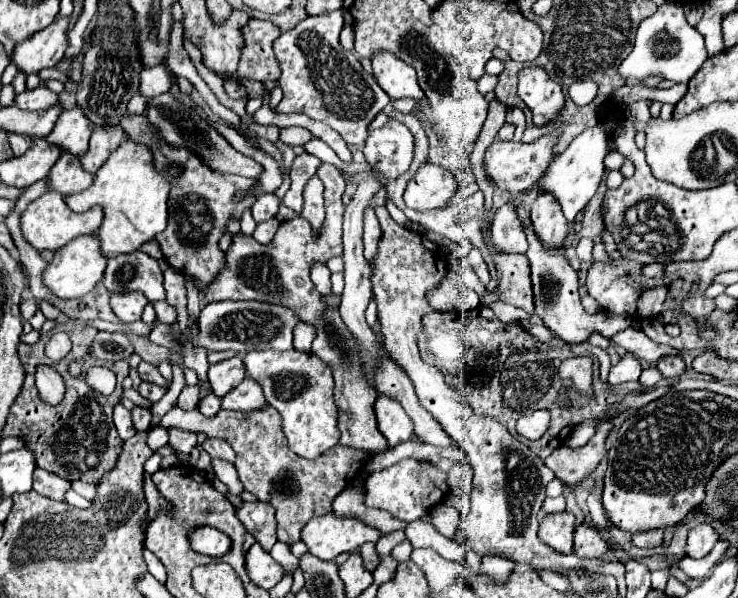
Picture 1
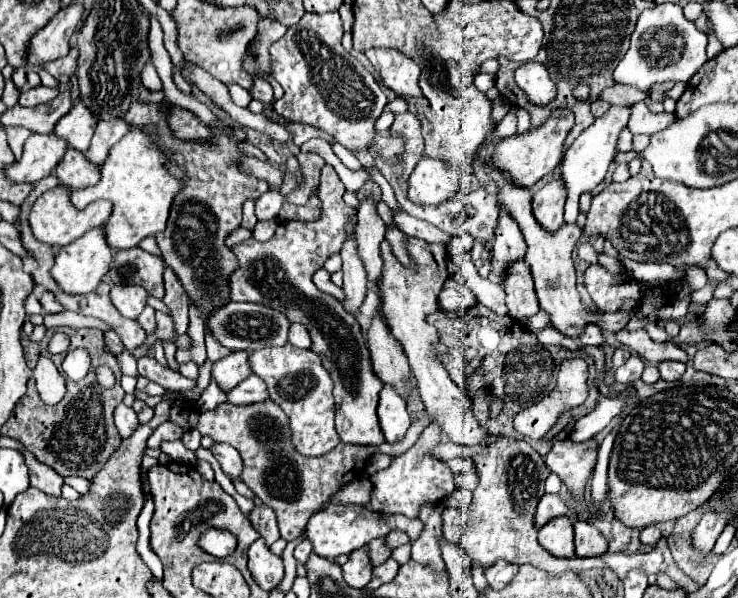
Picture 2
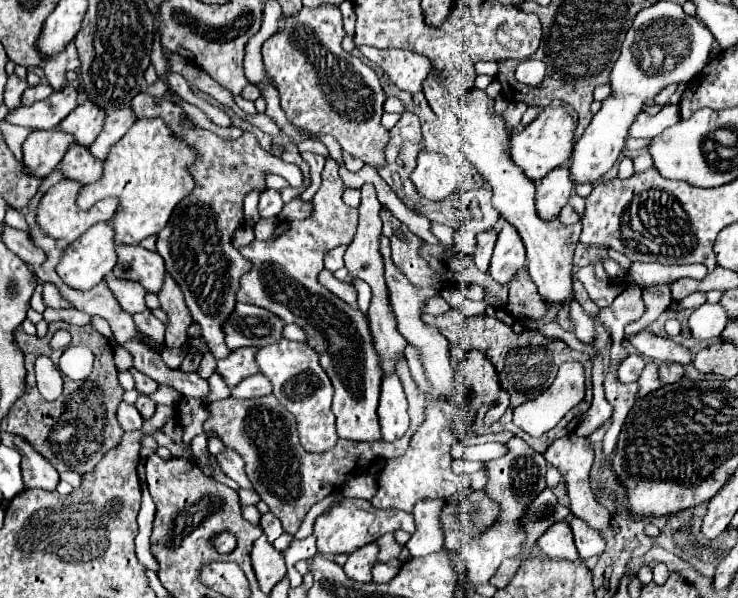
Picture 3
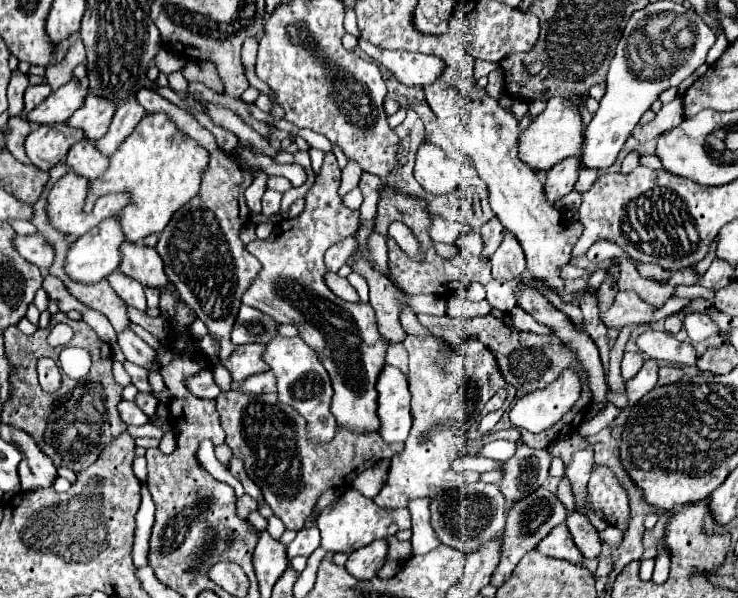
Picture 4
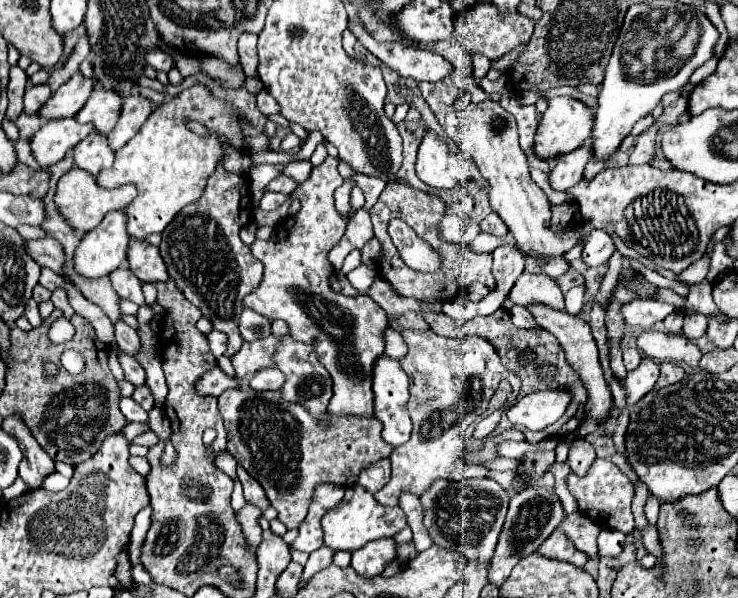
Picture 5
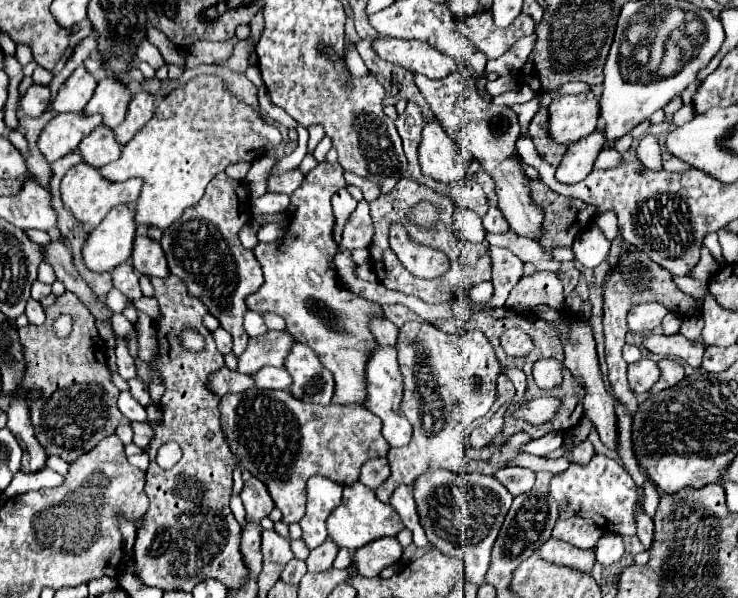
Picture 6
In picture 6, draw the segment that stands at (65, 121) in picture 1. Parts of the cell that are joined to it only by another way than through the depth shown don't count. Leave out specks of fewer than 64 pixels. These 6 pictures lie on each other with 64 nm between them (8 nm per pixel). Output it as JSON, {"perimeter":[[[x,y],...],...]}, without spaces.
{"perimeter":[[[106,76],[98,82],[98,88],[96,88],[92,100],[86,104],[84,114],[98,112],[104,116],[104,124],[108,128],[116,128],[124,120],[130,100],[132,100],[130,84],[120,78]]]}

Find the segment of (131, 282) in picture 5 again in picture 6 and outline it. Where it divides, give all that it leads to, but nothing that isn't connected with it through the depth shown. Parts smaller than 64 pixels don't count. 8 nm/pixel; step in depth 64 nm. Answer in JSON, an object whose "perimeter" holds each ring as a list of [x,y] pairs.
{"perimeter":[[[132,262],[120,264],[116,270],[112,270],[112,278],[114,278],[114,288],[118,288],[126,298],[136,300],[142,296],[138,286],[138,274],[134,272]]]}

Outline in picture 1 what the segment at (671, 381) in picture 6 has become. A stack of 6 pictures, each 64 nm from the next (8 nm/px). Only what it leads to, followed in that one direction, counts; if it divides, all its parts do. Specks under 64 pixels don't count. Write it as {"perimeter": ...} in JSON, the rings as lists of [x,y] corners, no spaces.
{"perimeter":[[[668,356],[658,362],[658,370],[666,380],[678,378],[684,374],[684,360],[680,356]]]}

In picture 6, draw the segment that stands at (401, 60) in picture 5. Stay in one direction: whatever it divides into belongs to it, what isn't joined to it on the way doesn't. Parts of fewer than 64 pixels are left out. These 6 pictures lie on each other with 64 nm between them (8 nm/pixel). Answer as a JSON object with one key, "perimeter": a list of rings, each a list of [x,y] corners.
{"perimeter":[[[376,38],[373,48],[379,56],[392,64],[398,64],[410,72],[426,74],[428,78],[444,78],[458,70],[458,62],[444,56],[428,42],[422,40],[398,40]]]}

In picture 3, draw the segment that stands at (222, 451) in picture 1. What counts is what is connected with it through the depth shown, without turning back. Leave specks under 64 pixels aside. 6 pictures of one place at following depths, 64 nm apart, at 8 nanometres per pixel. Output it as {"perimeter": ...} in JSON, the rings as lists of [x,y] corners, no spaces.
{"perimeter":[[[226,448],[226,450],[218,456],[218,462],[220,462],[222,470],[224,470],[230,478],[234,478],[242,488],[246,488],[246,490],[254,490],[252,482],[248,480],[246,472],[244,472],[244,460],[240,458],[240,454],[230,452],[230,448]]]}

